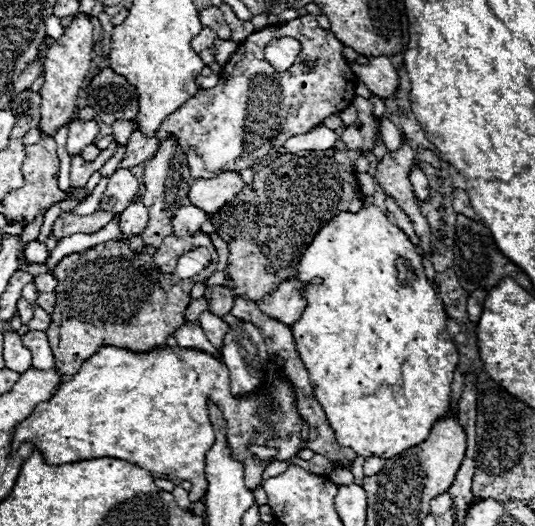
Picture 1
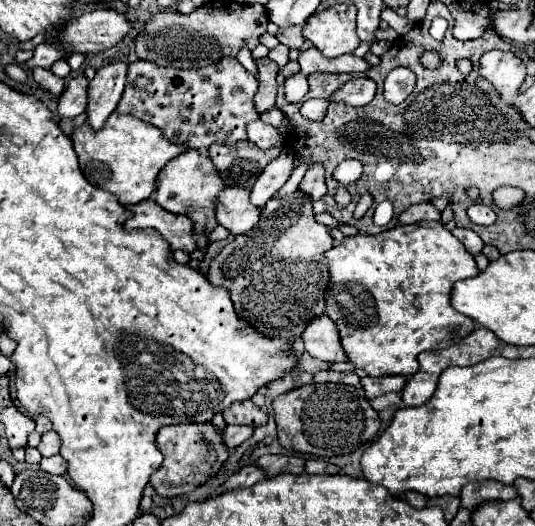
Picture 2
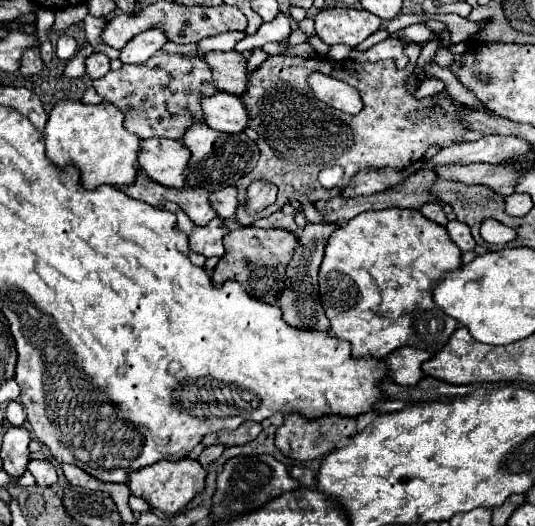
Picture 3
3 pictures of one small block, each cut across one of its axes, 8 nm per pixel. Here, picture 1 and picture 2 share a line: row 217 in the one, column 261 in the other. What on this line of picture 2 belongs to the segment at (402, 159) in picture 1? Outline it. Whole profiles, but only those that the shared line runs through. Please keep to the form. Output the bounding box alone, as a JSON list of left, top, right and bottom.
[224,400,268,426]

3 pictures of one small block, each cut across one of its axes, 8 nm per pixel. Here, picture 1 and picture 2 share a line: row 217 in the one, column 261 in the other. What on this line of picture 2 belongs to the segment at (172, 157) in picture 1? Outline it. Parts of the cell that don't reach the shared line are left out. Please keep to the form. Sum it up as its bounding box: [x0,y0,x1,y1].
[208,142,280,190]

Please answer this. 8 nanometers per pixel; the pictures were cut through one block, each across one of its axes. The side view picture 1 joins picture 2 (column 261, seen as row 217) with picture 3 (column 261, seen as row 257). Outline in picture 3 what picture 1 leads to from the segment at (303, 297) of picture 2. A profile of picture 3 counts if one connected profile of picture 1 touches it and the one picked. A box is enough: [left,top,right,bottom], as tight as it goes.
[212,228,298,304]

